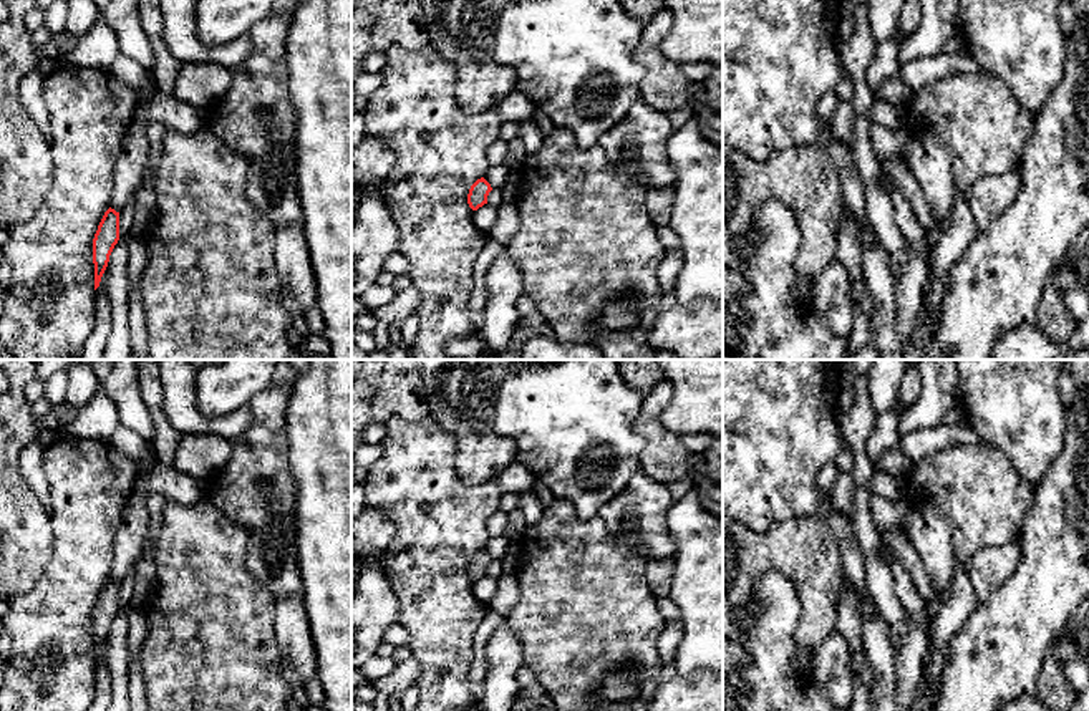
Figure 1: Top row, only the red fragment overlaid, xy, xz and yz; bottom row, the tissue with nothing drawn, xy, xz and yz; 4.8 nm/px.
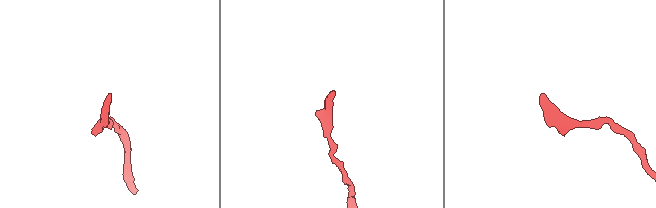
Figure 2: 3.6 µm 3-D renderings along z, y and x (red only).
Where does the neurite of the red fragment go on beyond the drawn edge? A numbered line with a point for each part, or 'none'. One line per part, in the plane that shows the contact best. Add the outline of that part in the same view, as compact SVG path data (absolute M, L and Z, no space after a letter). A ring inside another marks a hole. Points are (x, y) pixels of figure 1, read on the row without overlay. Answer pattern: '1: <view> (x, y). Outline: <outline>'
none

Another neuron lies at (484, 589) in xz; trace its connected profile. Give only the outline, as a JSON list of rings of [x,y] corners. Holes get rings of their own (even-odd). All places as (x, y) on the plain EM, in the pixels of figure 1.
[[[484,575],[477,582],[472,582],[472,592],[477,600],[487,603],[497,590],[497,578]]]

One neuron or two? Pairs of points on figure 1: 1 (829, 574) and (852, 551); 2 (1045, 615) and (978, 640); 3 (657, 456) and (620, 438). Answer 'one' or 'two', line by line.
1: two
2: one
3: two

